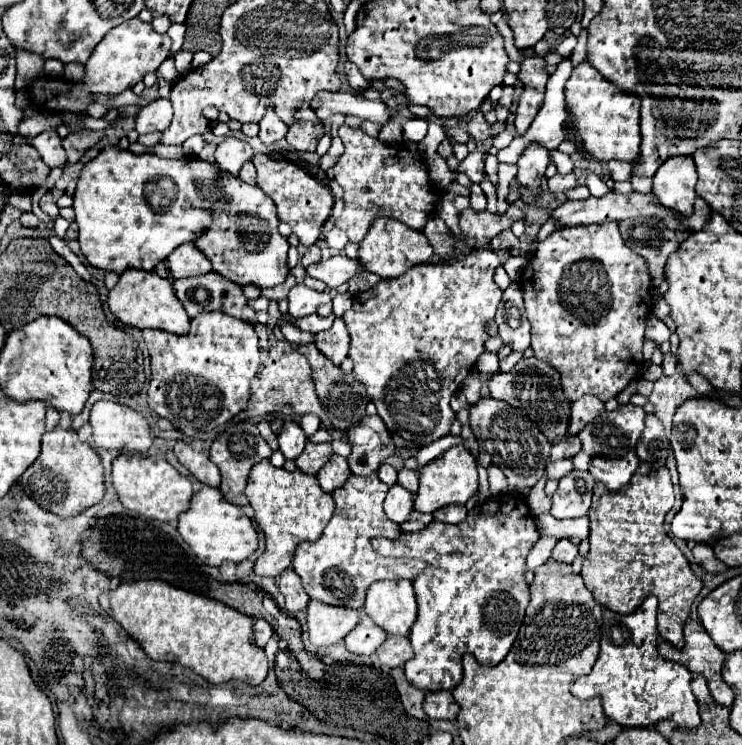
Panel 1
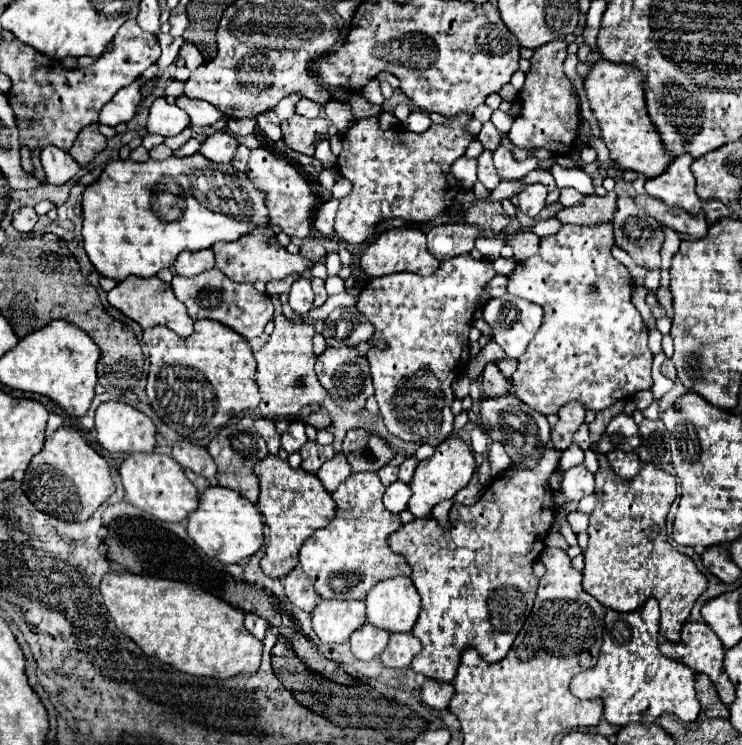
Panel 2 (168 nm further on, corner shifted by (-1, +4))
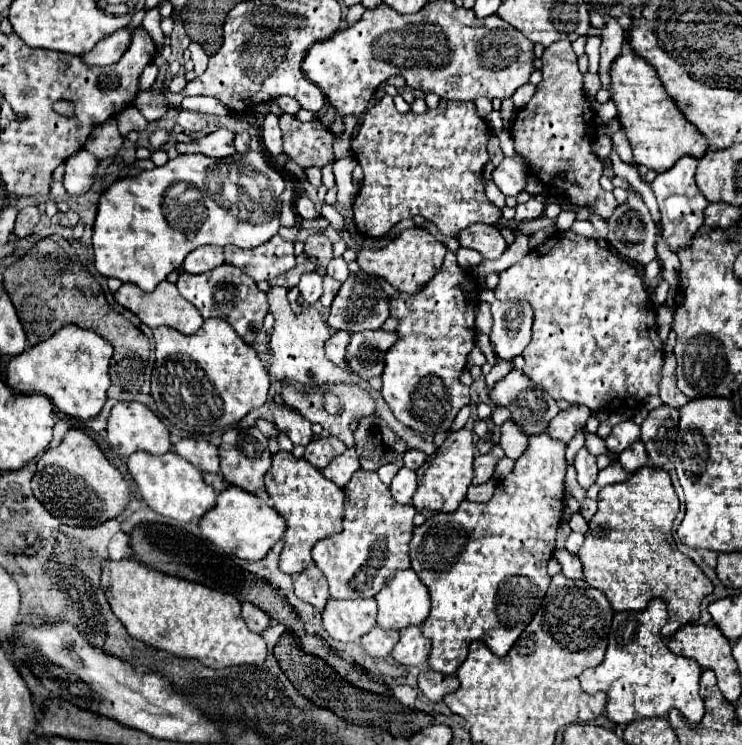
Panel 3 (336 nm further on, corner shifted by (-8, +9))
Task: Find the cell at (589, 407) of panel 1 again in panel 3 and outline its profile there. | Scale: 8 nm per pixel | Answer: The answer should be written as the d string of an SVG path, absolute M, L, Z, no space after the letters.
M571 405L567 411L559 411L551 423L547 425L547 435L551 439L559 439L563 443L569 443L579 427L585 425L591 411L583 405Z

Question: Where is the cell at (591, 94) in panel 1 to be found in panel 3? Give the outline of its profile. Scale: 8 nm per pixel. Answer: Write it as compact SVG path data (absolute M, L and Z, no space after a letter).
M623 53L611 67L611 93L617 105L617 115L623 131L631 143L633 155L639 165L663 173L685 155L703 157L709 145L707 139L695 129L679 111L675 101L665 91L653 65L649 65L637 53Z

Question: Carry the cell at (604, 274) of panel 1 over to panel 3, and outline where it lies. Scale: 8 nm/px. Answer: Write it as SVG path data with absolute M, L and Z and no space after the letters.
M569 231L565 234L554 234L545 241L543 245L531 249L529 255L525 255L521 261L511 265L509 269L499 273L499 285L495 287L495 297L497 299L519 299L519 301L529 301L535 313L535 323L533 323L533 339L525 347L523 357L525 357L525 375L529 375L541 389L545 389L553 399L565 399L571 405L585 405L589 409L619 409L627 405L627 397L633 397L635 401L645 401L649 395L659 393L659 381L661 381L661 367L663 367L663 343L657 335L657 319L655 319L655 307L649 301L649 295L643 287L643 277L637 271L637 265L615 255L609 249L603 249L595 239L587 239L584 236Z

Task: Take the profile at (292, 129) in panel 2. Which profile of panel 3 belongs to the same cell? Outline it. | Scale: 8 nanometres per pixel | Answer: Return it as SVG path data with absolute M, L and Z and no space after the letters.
M281 115L279 127L283 133L283 151L299 167L321 169L335 159L333 147L331 147L333 135L319 119L301 123L293 115Z

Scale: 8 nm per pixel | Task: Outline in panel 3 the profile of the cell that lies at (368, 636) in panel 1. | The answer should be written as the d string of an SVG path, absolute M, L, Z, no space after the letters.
M373 627L367 635L361 637L361 645L365 653L369 653L371 657L387 657L391 649L397 645L397 641L399 633L395 629L381 629L381 627Z

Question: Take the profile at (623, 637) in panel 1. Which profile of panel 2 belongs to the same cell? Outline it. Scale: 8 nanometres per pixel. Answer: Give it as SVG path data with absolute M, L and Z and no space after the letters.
M654 598L634 612L606 610L602 654L594 668L572 678L570 690L576 698L602 698L604 718L614 726L632 722L652 724L664 712L676 714L684 722L694 722L700 714L700 702L694 692L696 672L682 662L668 660L658 650L660 609Z

